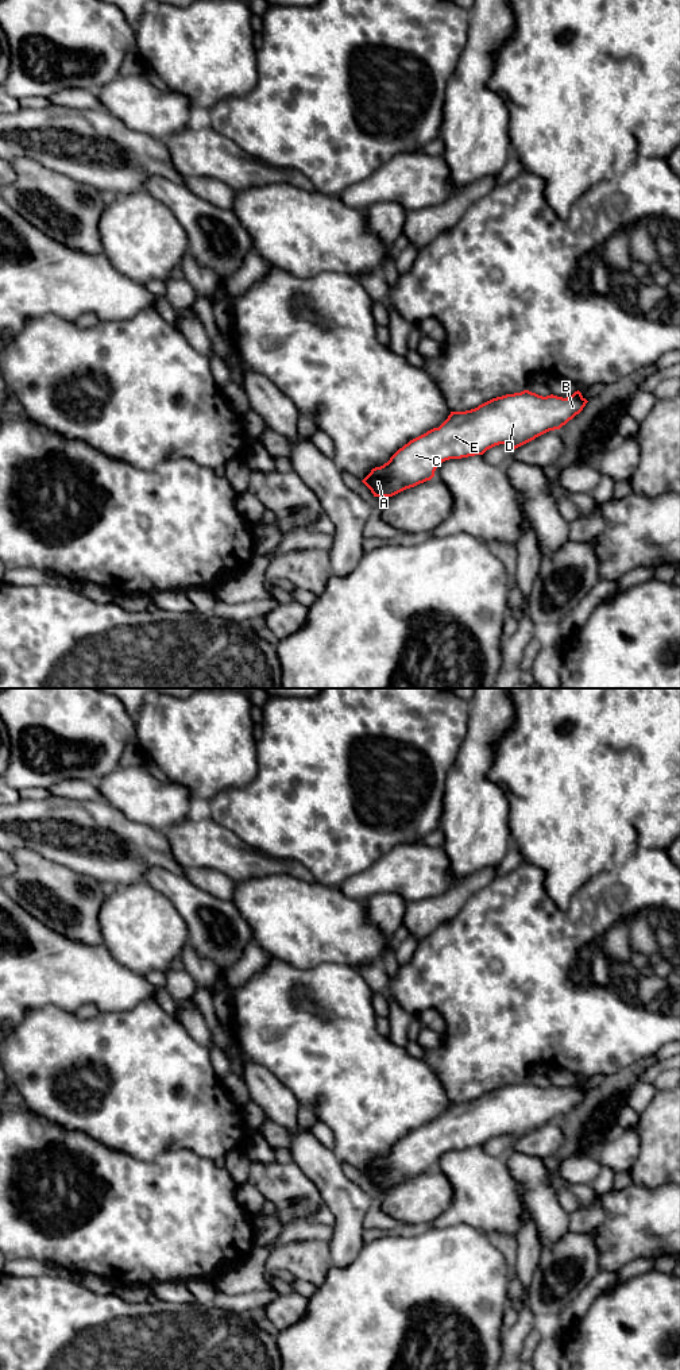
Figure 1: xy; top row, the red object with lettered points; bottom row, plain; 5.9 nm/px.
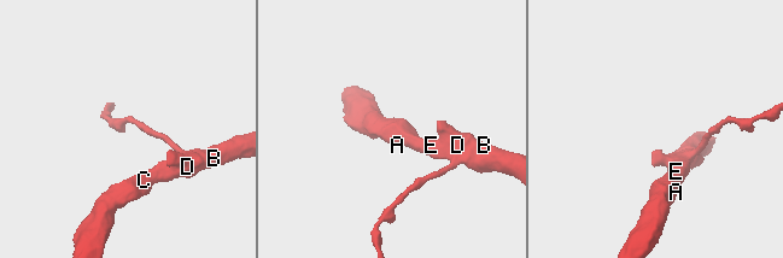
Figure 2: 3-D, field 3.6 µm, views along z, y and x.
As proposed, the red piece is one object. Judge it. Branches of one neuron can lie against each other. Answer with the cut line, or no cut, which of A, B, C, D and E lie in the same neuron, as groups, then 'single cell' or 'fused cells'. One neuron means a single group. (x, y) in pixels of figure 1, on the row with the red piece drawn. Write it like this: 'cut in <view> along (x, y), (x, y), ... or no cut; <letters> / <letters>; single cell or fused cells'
no cut; A B C D E; single cell

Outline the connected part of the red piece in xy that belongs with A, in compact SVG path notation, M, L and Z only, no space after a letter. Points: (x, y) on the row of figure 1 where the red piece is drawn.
M523 390L492 398L471 410L451 412L438 428L410 440L387 463L372 468L362 482L374 497L393 497L430 481L436 468L445 460L483 455L499 444L510 444L515 449L549 431L560 429L579 414L587 402L579 390L567 398L553 394L542 397Z

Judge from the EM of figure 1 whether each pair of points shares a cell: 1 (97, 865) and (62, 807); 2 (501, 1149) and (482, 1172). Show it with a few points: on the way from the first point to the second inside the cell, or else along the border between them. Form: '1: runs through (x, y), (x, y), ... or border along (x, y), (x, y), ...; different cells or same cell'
1: runs through (88, 851), (88, 840), (76, 828), (74, 822); same cell
2: border along (480, 1146), (489, 1154), (498, 1156), (502, 1160); different cells

